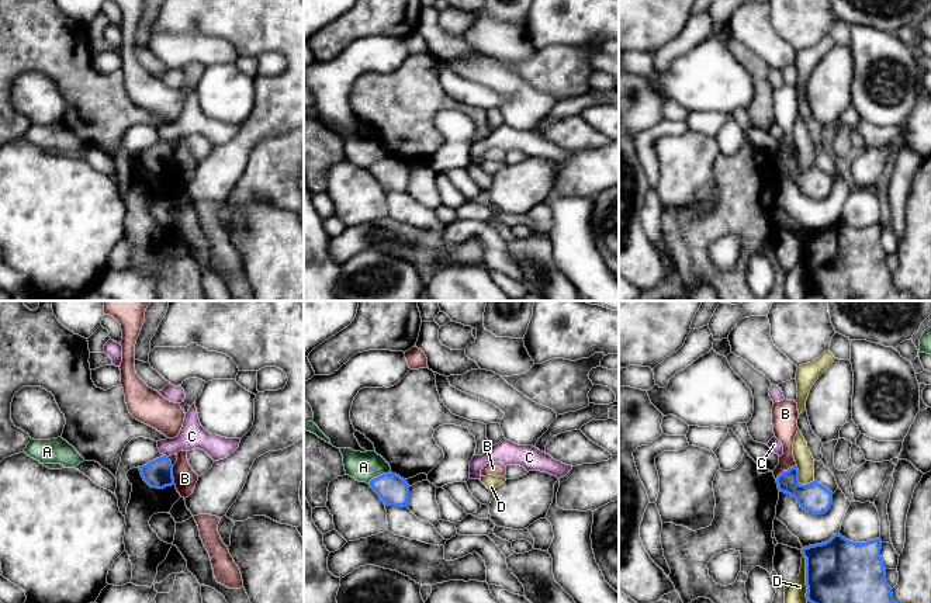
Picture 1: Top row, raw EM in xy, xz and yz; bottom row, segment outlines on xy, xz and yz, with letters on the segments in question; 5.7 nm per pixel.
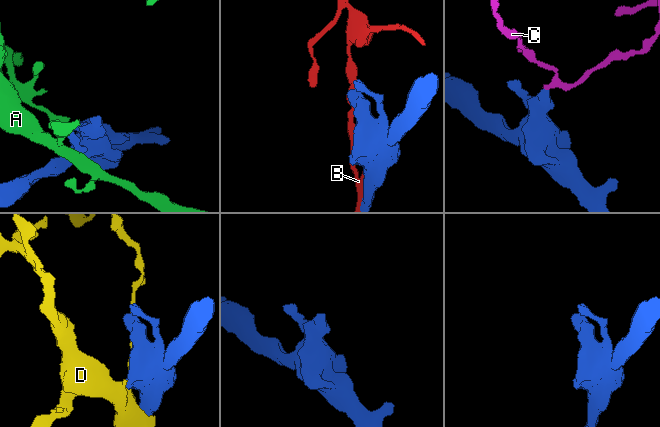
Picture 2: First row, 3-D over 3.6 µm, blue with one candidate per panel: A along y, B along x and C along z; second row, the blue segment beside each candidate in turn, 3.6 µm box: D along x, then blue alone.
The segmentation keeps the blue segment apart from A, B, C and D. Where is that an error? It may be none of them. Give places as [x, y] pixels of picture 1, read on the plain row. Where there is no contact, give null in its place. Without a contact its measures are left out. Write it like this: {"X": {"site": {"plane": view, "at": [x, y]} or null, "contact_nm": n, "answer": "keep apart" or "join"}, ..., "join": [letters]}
{"A": {"site": {"plane": "xz", "at": [380, 160]}, "contact_nm": 150, "answer": "keep apart"}, "B": {"site": {"plane": "yz", "at": [785, 156]}, "contact_nm": 150, "answer": "keep apart"}, "C": {"site": {"plane": "xy", "at": [165, 141]}, "contact_nm": 40, "answer": "keep apart"}, "D": {"site": {"plane": "yz", "at": [806, 263]}, "contact_nm": 260, "answer": "keep apart"}, "join": []}

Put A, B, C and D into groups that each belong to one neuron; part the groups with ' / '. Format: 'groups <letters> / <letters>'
groups A / B / C / D

